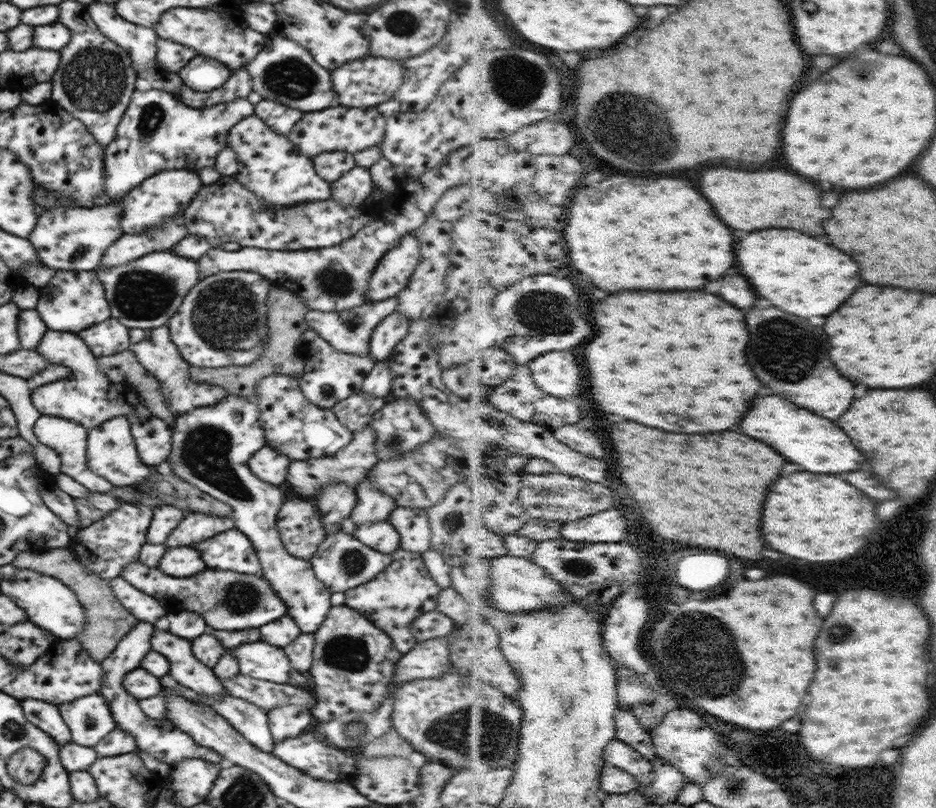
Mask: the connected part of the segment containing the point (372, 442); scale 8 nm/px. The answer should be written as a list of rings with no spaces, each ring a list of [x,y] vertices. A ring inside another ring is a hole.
[[[368,424],[361,431],[354,431],[353,436],[351,442],[332,457],[291,461],[283,485],[286,493],[291,496],[314,500],[316,493],[324,487],[324,484],[346,484],[356,490],[358,483],[369,475],[370,469],[379,460],[378,455],[376,455],[376,433],[374,433],[372,425]]]

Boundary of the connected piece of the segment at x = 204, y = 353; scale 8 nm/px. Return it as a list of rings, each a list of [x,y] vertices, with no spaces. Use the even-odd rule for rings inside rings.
[[[230,271],[203,277],[186,294],[182,305],[167,323],[172,342],[178,347],[183,359],[190,366],[200,368],[222,368],[222,366],[248,366],[260,352],[268,338],[266,316],[268,292],[274,284],[262,275],[250,271]]]

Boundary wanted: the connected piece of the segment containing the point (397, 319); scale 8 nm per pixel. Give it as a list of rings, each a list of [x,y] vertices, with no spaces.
[[[394,312],[382,319],[374,328],[369,342],[369,352],[375,362],[386,359],[396,345],[408,334],[409,323],[402,312]]]

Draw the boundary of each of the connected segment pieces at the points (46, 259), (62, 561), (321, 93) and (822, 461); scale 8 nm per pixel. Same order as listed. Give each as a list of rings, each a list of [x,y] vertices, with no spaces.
[[[111,201],[107,205],[92,208],[60,206],[40,211],[38,222],[27,240],[45,267],[59,271],[96,270],[105,250],[124,234],[120,227],[122,212],[121,205]]]
[[[66,548],[50,549],[45,553],[22,551],[14,557],[11,565],[22,570],[34,570],[40,574],[53,576],[76,593],[78,601],[84,607],[86,626],[82,632],[74,634],[74,638],[78,639],[95,662],[104,661],[115,650],[120,640],[139,622],[114,596],[109,579],[101,579],[92,569],[84,567],[74,552]]]
[[[270,35],[262,50],[246,66],[252,79],[252,90],[263,99],[270,99],[298,109],[304,114],[338,106],[336,91],[332,91],[331,71],[320,66],[313,56],[293,40]]]
[[[782,396],[758,398],[758,406],[750,410],[750,418],[746,418],[744,428],[750,436],[768,442],[778,452],[782,452],[790,462],[802,464],[810,472],[844,474],[860,470],[868,462],[864,452],[834,420],[820,416],[808,408],[802,408]]]

